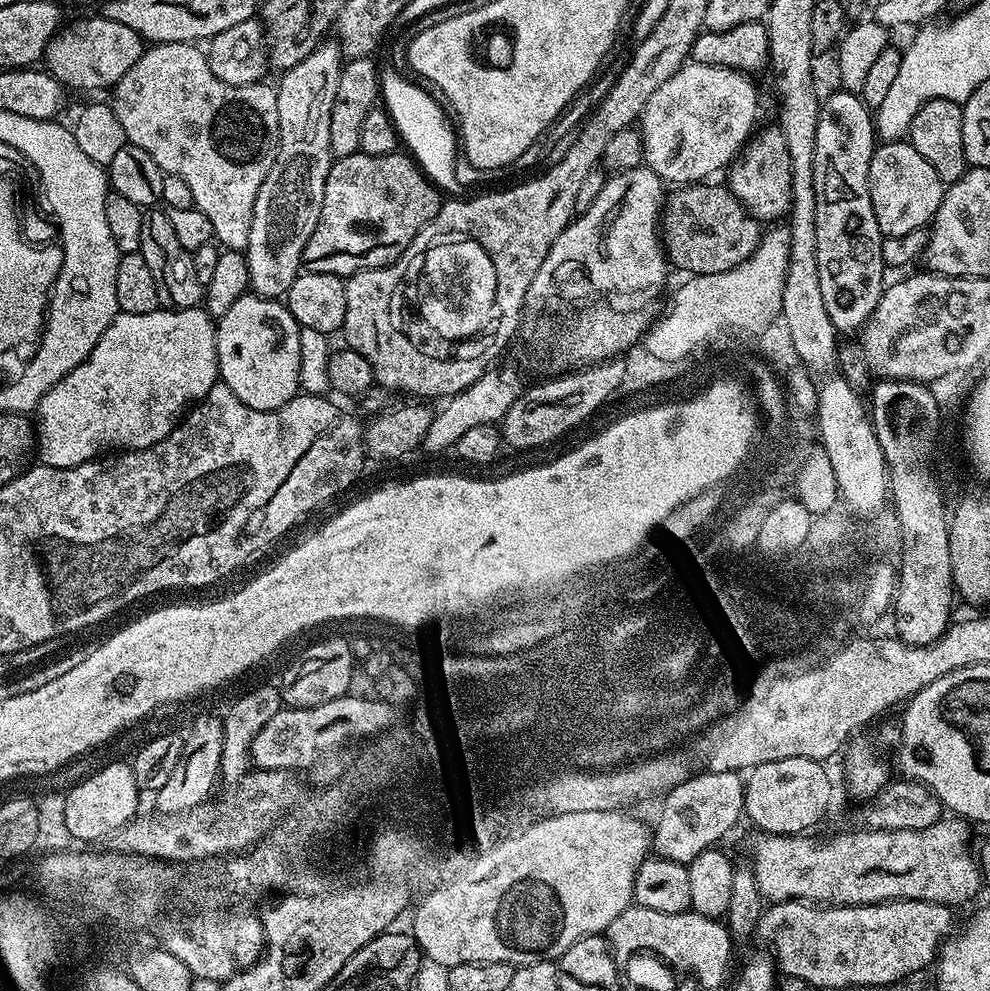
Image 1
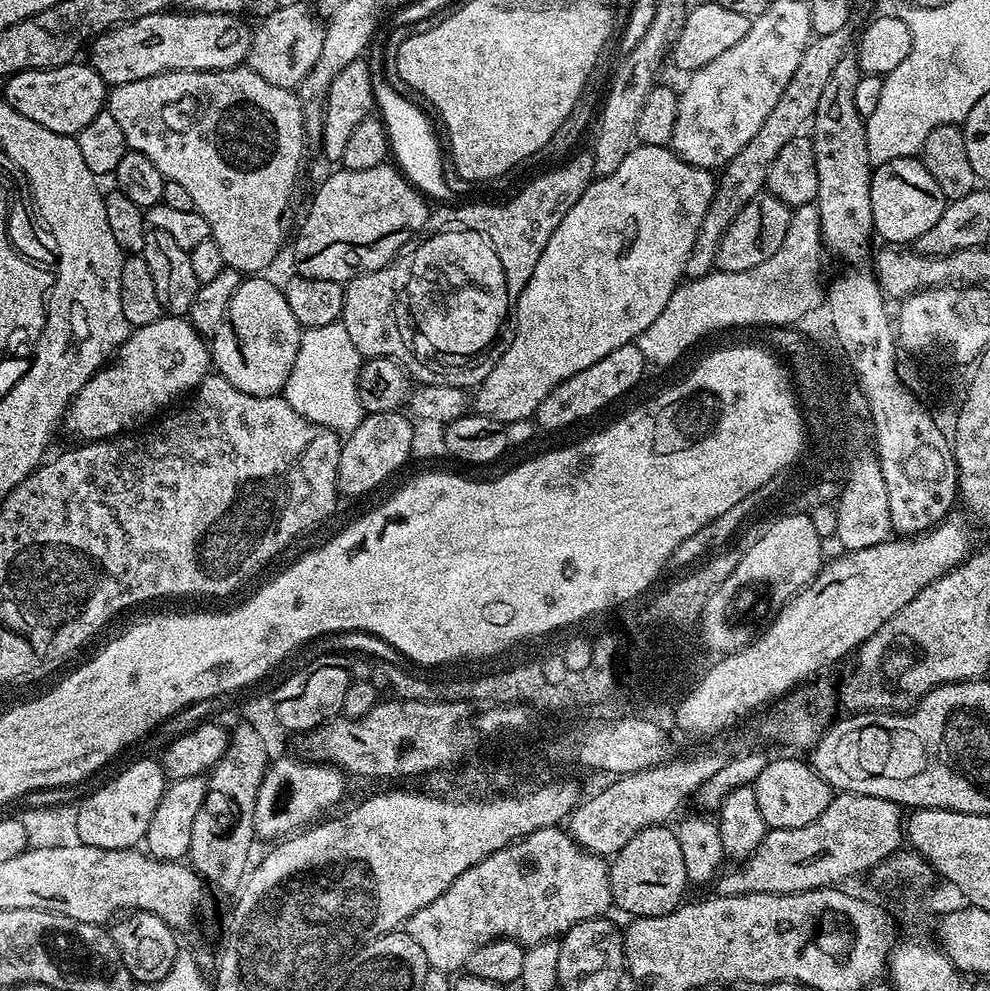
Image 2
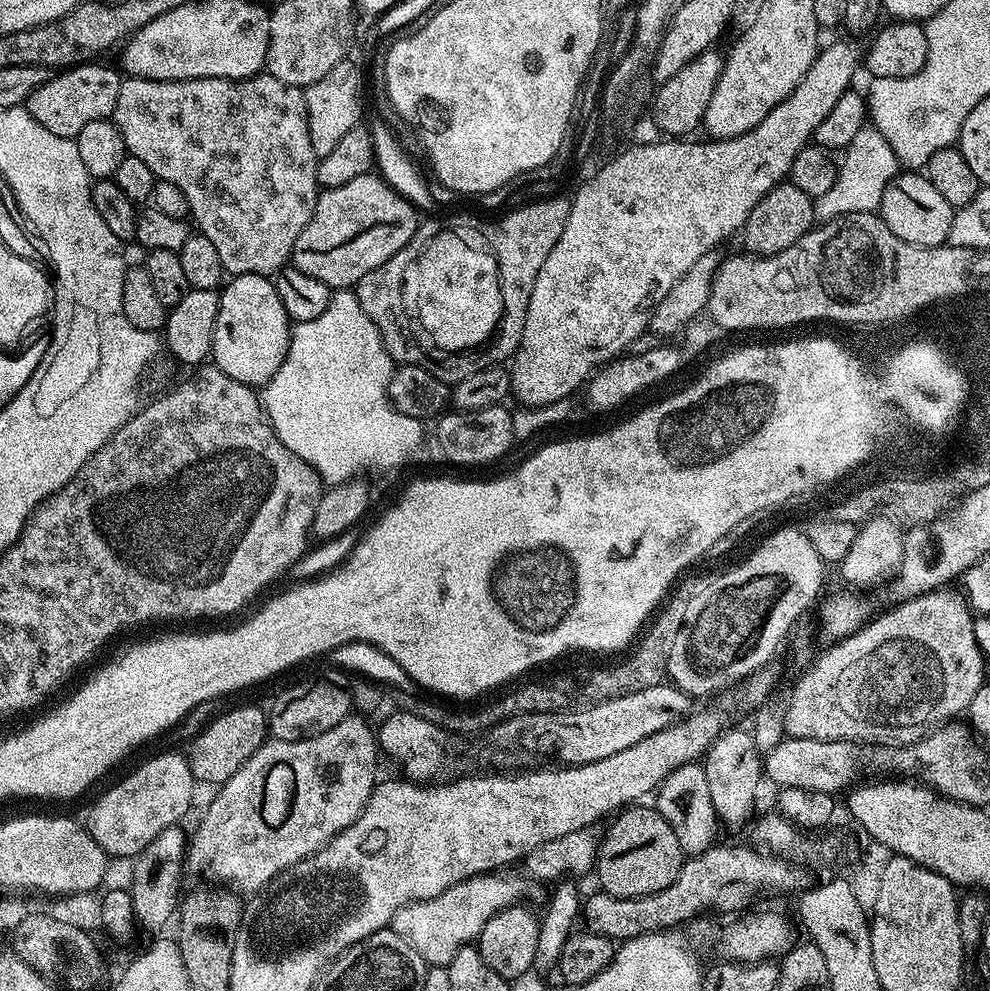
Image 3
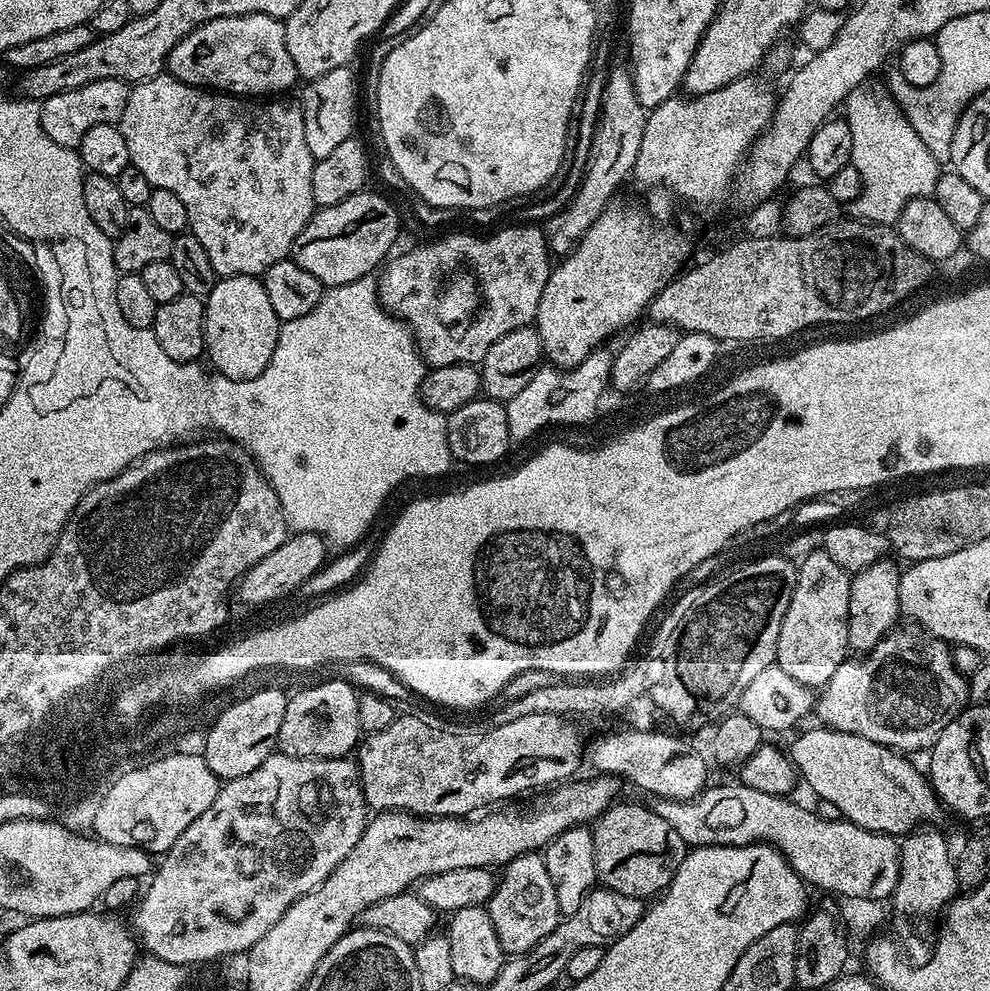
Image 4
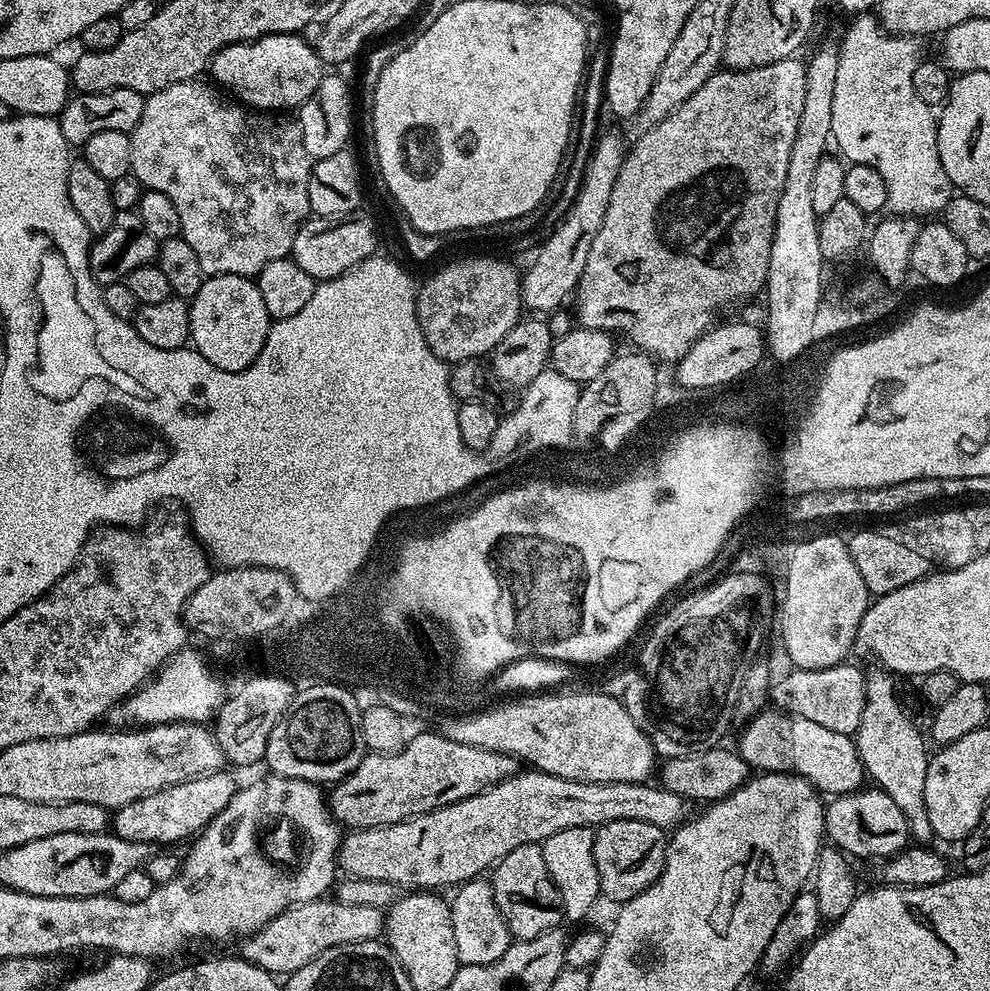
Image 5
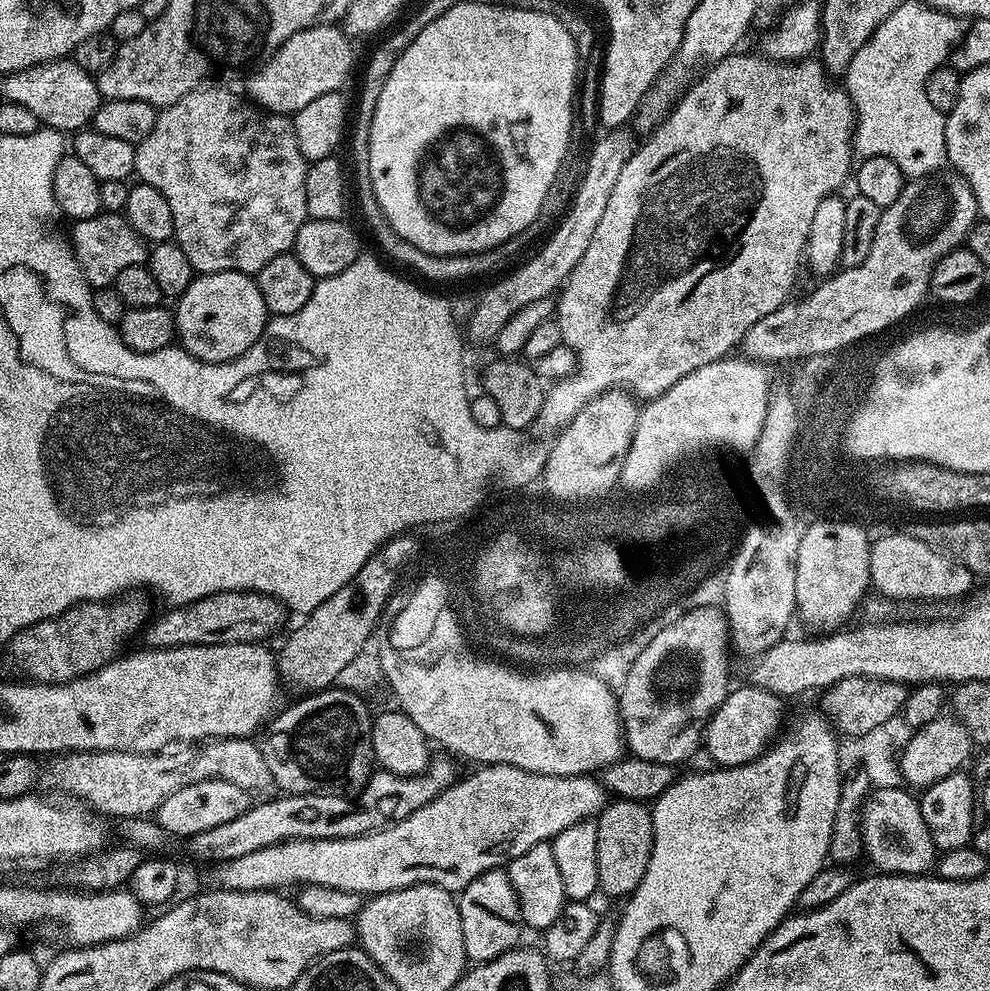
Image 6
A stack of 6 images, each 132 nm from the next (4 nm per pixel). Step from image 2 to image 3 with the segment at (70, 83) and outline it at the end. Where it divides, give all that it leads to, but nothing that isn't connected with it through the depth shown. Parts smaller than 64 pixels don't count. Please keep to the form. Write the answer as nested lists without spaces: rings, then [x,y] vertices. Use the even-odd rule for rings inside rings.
[[[89,62],[51,75],[46,83],[34,90],[34,94],[30,94],[26,105],[28,112],[34,122],[42,122],[42,126],[46,126],[50,134],[76,137],[89,122],[109,119],[118,106],[118,90],[122,76],[113,68],[107,68],[104,62]]]

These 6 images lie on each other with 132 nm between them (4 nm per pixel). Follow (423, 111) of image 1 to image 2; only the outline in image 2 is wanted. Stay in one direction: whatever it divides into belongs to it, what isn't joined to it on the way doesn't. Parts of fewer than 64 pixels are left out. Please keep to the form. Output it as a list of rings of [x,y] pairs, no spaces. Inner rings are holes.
[[[387,82],[377,83],[374,88],[374,104],[388,131],[388,146],[391,155],[394,160],[396,156],[395,163],[400,171],[420,193],[433,201],[434,199],[444,200],[448,196],[448,180],[444,177],[446,156],[442,151],[441,137],[440,140],[436,137],[427,114],[415,104],[417,101],[407,100],[403,94],[403,91],[392,88]],[[440,148],[442,153],[440,153]]]

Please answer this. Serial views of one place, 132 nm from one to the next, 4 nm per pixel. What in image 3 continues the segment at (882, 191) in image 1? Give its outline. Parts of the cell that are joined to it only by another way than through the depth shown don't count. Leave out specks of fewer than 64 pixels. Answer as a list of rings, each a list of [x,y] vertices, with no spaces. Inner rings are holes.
[[[904,170],[892,179],[882,194],[878,214],[886,226],[902,238],[902,242],[923,248],[938,248],[948,244],[953,211],[952,204],[942,198],[942,193],[929,182],[927,175],[916,170]]]

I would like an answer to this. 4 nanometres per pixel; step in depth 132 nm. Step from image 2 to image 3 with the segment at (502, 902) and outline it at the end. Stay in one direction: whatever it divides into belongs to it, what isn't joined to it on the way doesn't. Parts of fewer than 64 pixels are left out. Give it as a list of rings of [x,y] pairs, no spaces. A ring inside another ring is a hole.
[[[504,874],[472,876],[461,884],[450,886],[434,898],[402,906],[392,916],[391,931],[410,942],[425,965],[446,966],[458,949],[471,945],[479,937],[482,926],[486,926],[491,916],[525,899],[523,875],[500,875]]]

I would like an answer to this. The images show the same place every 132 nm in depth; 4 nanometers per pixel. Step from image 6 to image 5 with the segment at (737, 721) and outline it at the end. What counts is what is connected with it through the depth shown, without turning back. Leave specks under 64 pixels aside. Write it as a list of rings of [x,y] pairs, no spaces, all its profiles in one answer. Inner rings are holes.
[[[761,710],[743,728],[738,751],[749,769],[757,773],[791,772],[809,780],[817,792],[830,792],[833,797],[855,792],[865,783],[864,763],[856,752],[852,736],[826,730],[826,726],[818,726],[818,722],[779,710]]]

